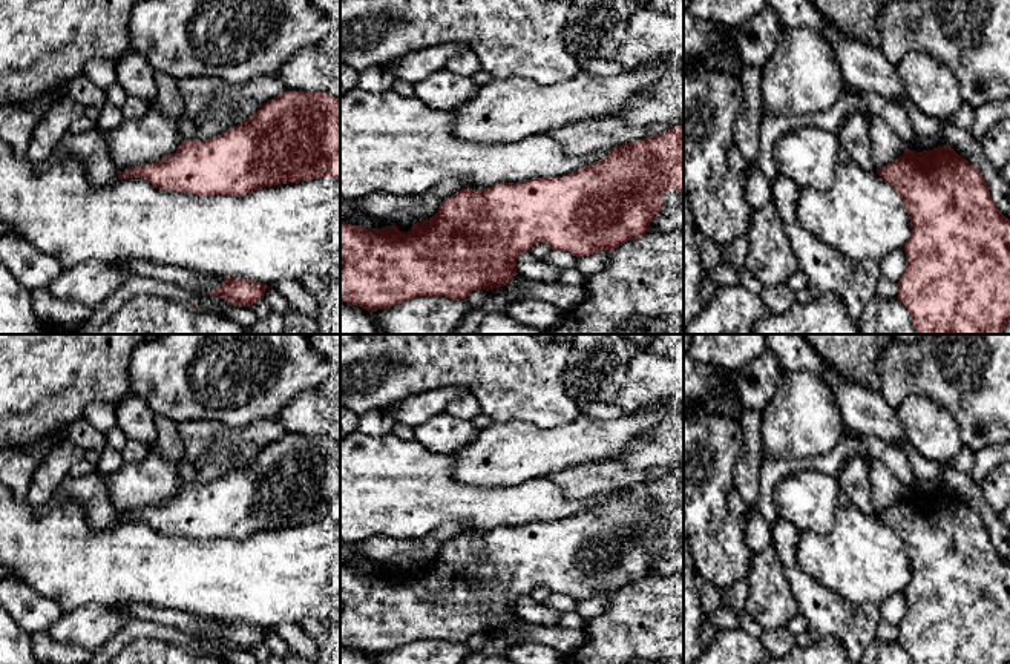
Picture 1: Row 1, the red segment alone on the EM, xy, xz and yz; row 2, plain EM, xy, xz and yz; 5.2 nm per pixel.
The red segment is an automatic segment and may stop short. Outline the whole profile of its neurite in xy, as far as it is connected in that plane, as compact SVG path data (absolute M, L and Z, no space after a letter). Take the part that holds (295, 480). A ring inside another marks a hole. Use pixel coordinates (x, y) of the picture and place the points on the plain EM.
M285 434L284 437L277 439L276 442L267 445L250 463L222 475L218 480L213 480L205 485L198 483L184 483L179 492L166 500L162 505L150 506L138 511L126 511L116 523L124 521L144 521L152 526L159 534L173 534L181 537L192 537L192 538L234 538L242 540L253 534L262 531L271 531L279 528L288 526L300 526L300 524L311 524L316 521L333 520L340 524L340 443L334 442L331 437L325 436L305 436L305 434Z

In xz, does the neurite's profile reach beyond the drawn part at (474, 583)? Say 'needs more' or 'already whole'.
already whole

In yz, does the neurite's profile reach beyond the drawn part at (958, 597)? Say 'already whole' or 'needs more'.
already whole

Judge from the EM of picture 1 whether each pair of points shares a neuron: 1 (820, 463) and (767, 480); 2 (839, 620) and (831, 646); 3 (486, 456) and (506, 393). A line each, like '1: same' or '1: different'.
1: same
2: different
3: different

